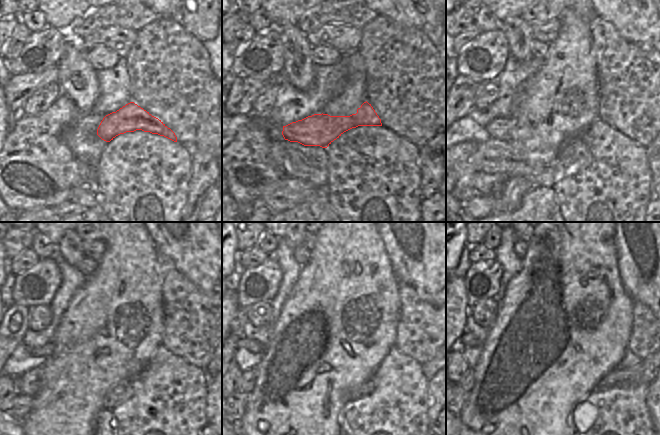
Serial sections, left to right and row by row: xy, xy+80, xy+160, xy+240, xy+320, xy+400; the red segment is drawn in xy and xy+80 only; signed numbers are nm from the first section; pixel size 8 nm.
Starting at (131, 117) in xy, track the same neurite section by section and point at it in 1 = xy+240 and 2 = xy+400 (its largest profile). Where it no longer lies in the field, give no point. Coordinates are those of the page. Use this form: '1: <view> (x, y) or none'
1: xy+240 (47, 350)
2: xy+400 (468, 340)

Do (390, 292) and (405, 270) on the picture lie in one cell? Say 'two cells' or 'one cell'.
two cells

